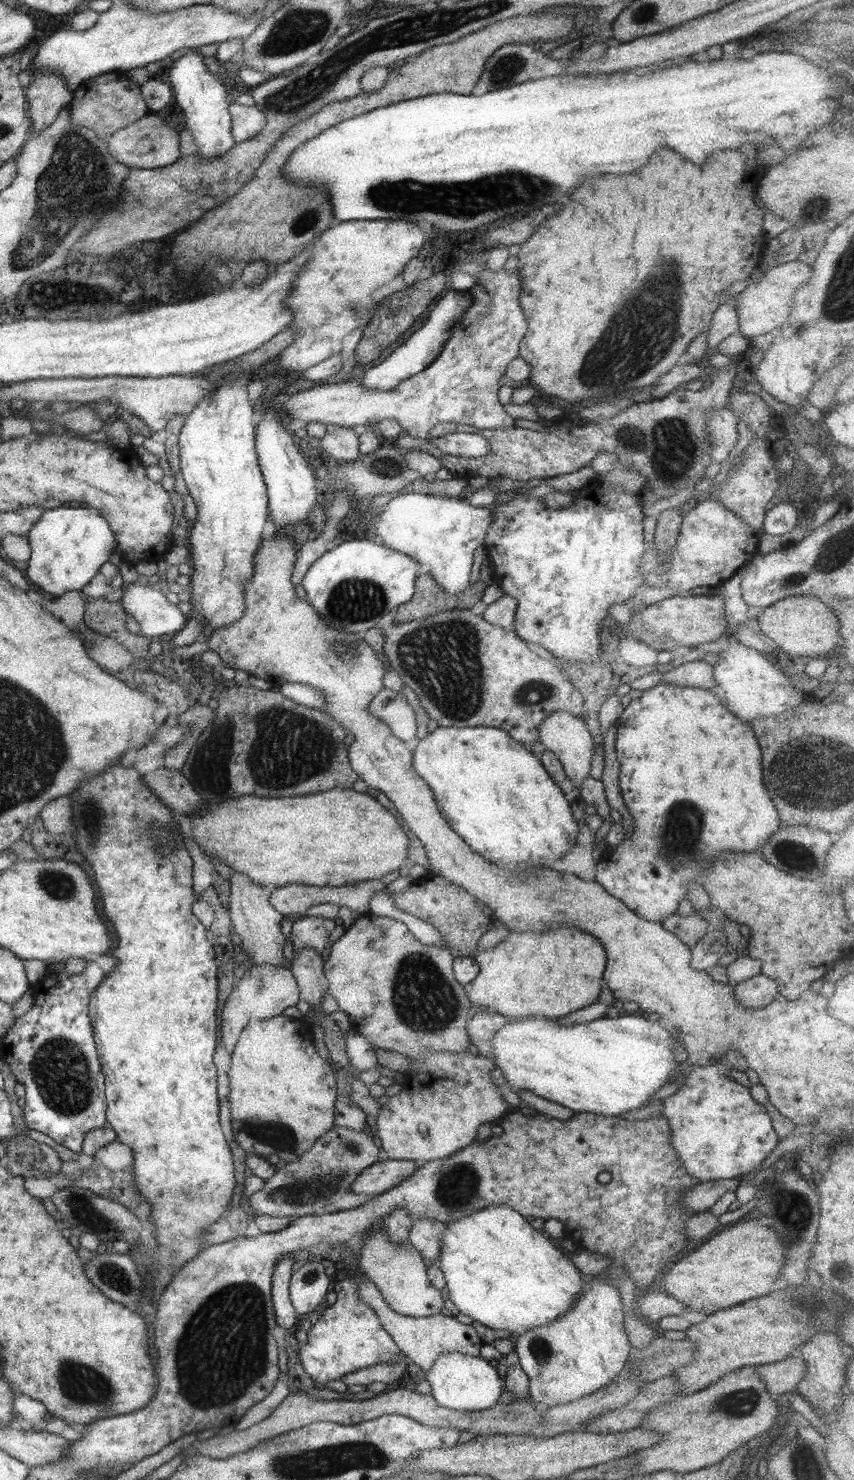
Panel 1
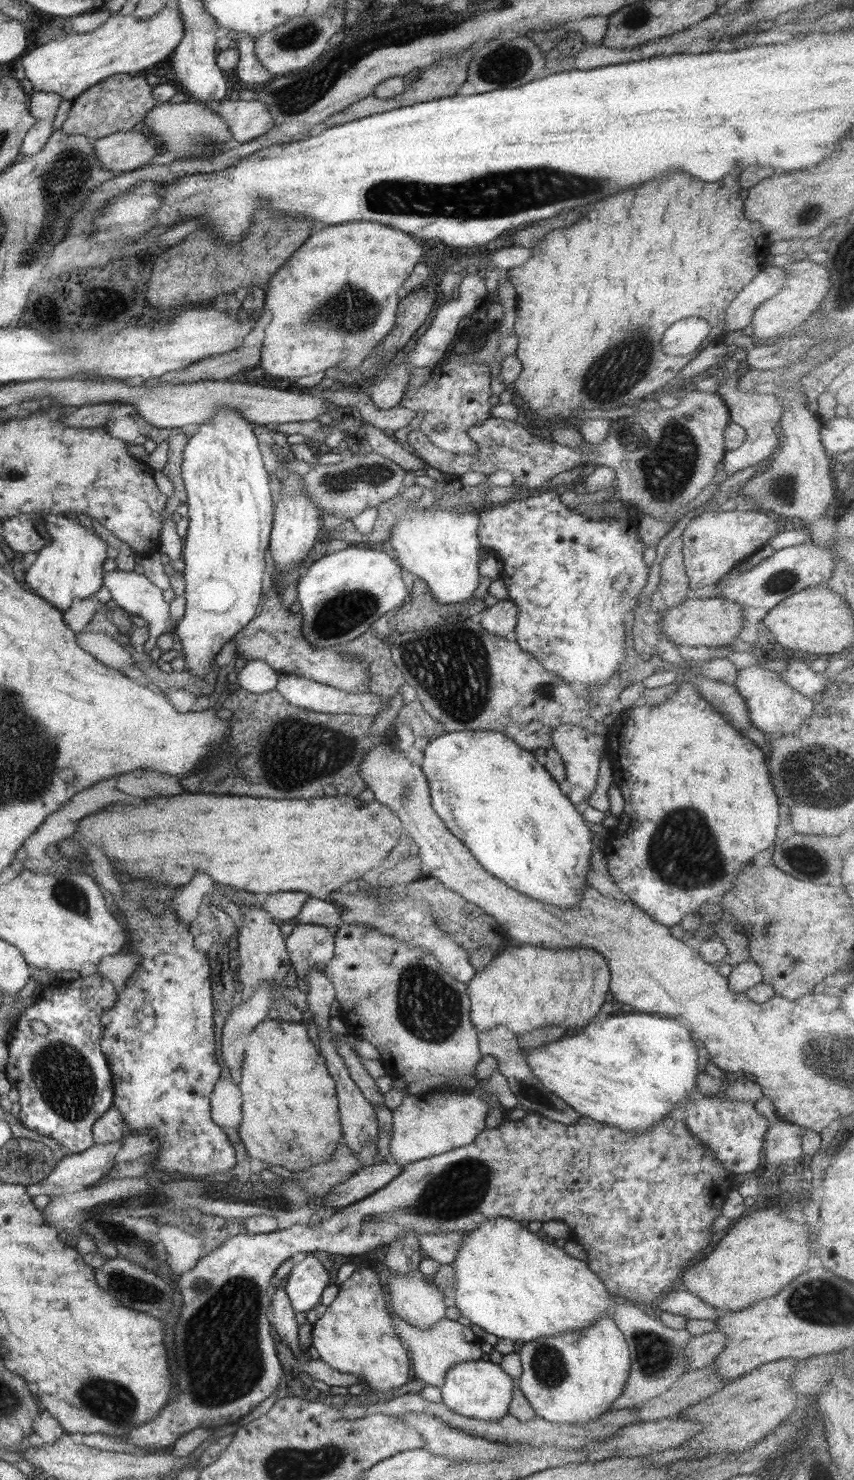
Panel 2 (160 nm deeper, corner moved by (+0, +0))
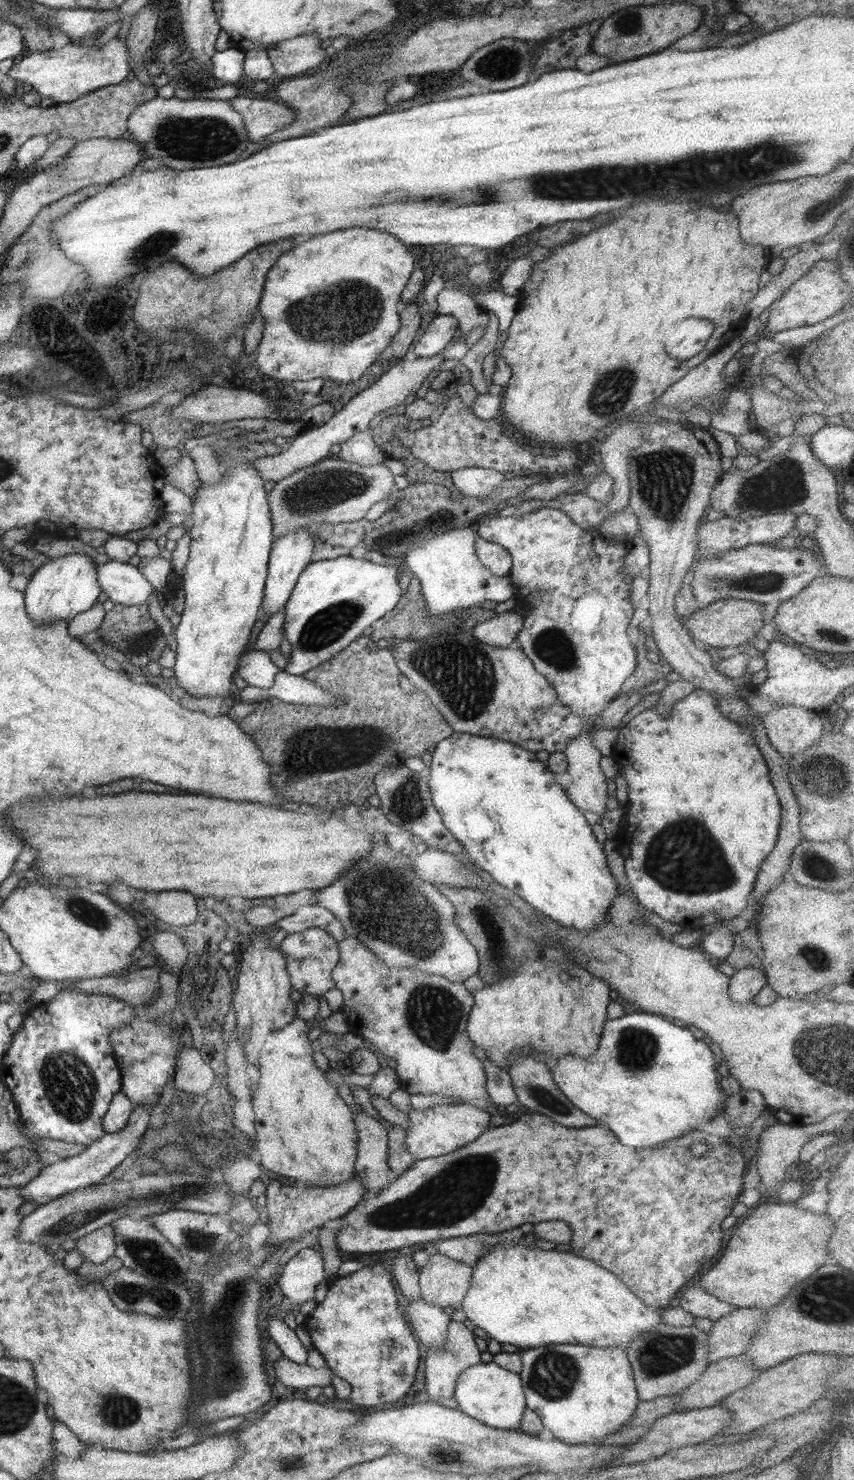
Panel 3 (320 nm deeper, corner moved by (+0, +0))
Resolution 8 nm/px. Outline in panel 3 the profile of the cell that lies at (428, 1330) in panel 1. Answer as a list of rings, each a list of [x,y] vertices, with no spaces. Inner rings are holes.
[[[450,1321],[447,1326],[447,1338],[441,1349],[426,1349],[424,1374],[426,1382],[426,1393],[431,1402],[438,1398],[451,1398],[454,1393],[457,1377],[468,1367],[480,1364],[480,1353],[473,1342],[473,1334],[469,1332],[461,1322]]]

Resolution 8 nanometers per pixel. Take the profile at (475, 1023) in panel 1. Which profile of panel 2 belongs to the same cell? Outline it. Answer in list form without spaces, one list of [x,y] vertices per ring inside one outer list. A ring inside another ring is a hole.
[[[496,1026],[485,1032],[478,1032],[476,1035],[480,1053],[487,1058],[493,1056],[493,1058],[497,1060],[498,1070],[501,1073],[501,1076],[507,1081],[507,1086],[513,1093],[513,1096],[515,1096],[520,1108],[527,1113],[539,1114],[547,1118],[547,1120],[561,1122],[561,1124],[571,1124],[571,1122],[575,1122],[575,1120],[580,1117],[578,1112],[571,1110],[570,1106],[567,1106],[565,1102],[559,1100],[559,1097],[555,1096],[551,1091],[548,1092],[541,1086],[541,1082],[536,1080],[536,1076],[529,1068],[520,1045],[516,1040],[517,1036],[510,1030],[507,1030],[504,1026]]]

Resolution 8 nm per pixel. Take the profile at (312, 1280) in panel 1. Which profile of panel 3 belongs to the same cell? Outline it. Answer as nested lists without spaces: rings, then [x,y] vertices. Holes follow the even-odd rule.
[[[316,1248],[299,1250],[280,1271],[277,1286],[297,1311],[300,1304],[313,1300],[315,1286],[326,1279],[321,1252]]]

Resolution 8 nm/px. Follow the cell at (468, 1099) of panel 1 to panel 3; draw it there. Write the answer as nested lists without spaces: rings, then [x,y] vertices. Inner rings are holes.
[[[448,1104],[435,1105],[421,1111],[411,1109],[407,1116],[409,1121],[404,1145],[416,1160],[421,1160],[449,1154],[452,1150],[473,1142],[488,1129],[490,1114],[469,1104]]]

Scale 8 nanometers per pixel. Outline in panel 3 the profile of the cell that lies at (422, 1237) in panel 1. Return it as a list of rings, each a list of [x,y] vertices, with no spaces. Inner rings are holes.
[[[518,1228],[497,1234],[471,1234],[437,1240],[428,1246],[428,1250],[473,1267],[488,1250],[492,1249],[492,1246],[500,1242],[520,1242],[523,1236]]]

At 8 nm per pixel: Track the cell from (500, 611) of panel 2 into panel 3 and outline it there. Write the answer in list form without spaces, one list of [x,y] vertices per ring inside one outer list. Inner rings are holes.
[[[515,609],[507,610],[483,623],[475,624],[470,633],[475,640],[487,646],[505,648],[515,640],[523,619],[524,616],[517,614]]]

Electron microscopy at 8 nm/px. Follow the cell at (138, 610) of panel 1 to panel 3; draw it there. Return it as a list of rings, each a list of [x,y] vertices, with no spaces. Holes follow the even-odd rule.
[[[109,559],[108,562],[96,565],[95,572],[100,590],[114,604],[126,608],[143,602],[148,604],[154,592],[143,578],[140,568],[129,563]]]

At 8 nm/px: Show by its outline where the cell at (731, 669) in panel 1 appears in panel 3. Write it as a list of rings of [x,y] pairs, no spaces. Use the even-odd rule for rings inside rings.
[[[790,704],[772,706],[761,720],[771,746],[786,761],[819,742],[825,729],[822,714]]]

